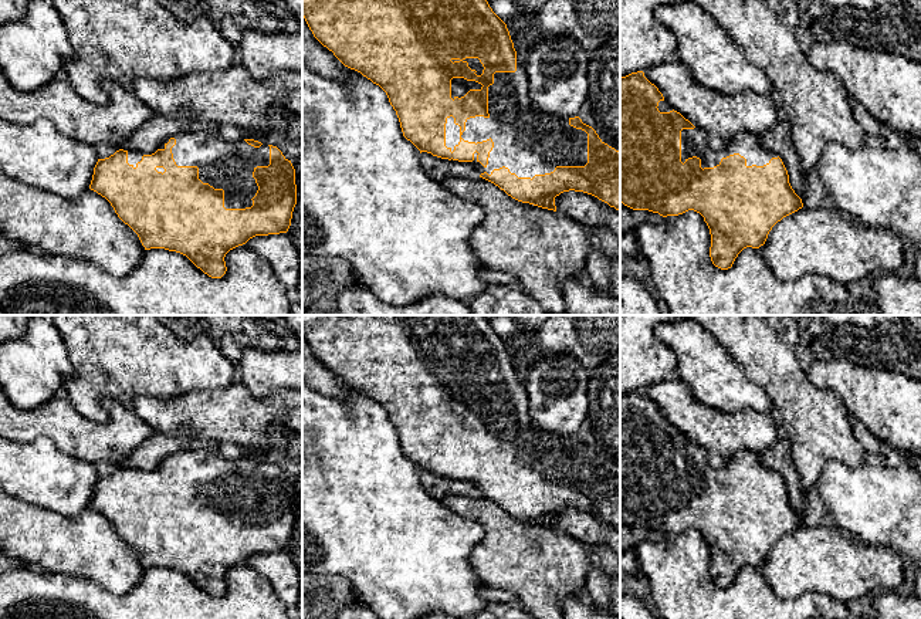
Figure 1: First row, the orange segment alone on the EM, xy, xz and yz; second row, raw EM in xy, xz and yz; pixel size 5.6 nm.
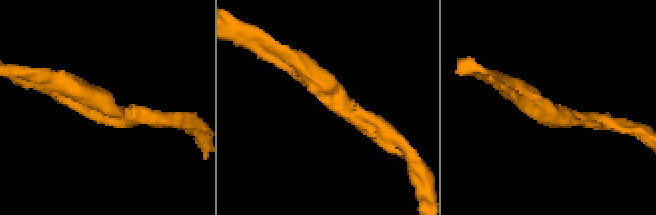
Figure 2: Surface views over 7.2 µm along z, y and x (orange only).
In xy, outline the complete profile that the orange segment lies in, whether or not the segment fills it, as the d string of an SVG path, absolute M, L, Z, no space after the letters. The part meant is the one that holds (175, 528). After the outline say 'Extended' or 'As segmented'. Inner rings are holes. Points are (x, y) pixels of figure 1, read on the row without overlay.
M182 450L167 457L156 470L140 470L140 469L123 469L119 467L114 473L105 477L98 477L89 507L105 515L114 525L118 535L128 542L139 555L145 568L165 566L186 574L197 586L211 596L221 596L226 589L226 572L246 562L255 554L268 554L287 551L291 544L292 530L297 522L297 503L295 503L295 487L282 470L272 463L261 461L254 457L240 457L237 460L228 460L220 453L210 450Z. Extended

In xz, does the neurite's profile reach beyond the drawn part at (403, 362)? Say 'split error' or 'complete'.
split error

